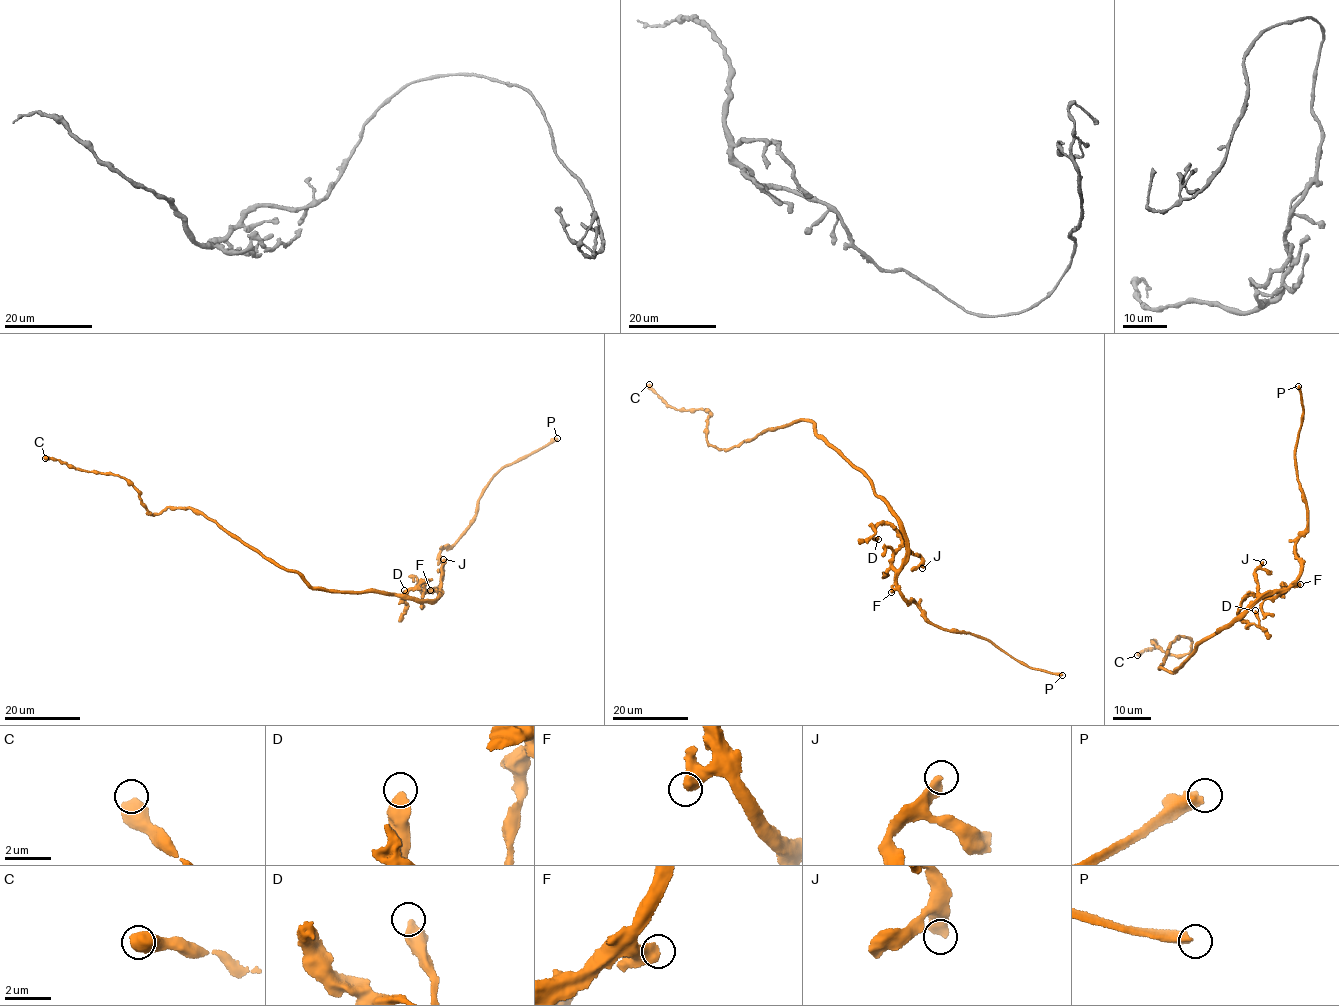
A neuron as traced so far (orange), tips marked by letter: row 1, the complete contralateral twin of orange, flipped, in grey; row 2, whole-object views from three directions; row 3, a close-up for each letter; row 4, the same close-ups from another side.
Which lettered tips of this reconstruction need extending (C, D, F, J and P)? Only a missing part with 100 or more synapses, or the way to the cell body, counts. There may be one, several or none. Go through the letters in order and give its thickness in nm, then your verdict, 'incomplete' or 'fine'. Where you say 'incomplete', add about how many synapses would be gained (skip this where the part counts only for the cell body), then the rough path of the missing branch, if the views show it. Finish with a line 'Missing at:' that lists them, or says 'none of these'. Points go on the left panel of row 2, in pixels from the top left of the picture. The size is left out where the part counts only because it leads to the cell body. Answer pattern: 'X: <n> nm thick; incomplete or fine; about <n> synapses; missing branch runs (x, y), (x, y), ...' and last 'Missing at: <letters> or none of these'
C: 650 nm thick; fine
D: 500 nm thick; fine
F: 550 nm thick; fine
J: 440 nm thick; fine
P: 440 nm thick; incomplete; about 200 synapses
Missing at: P

